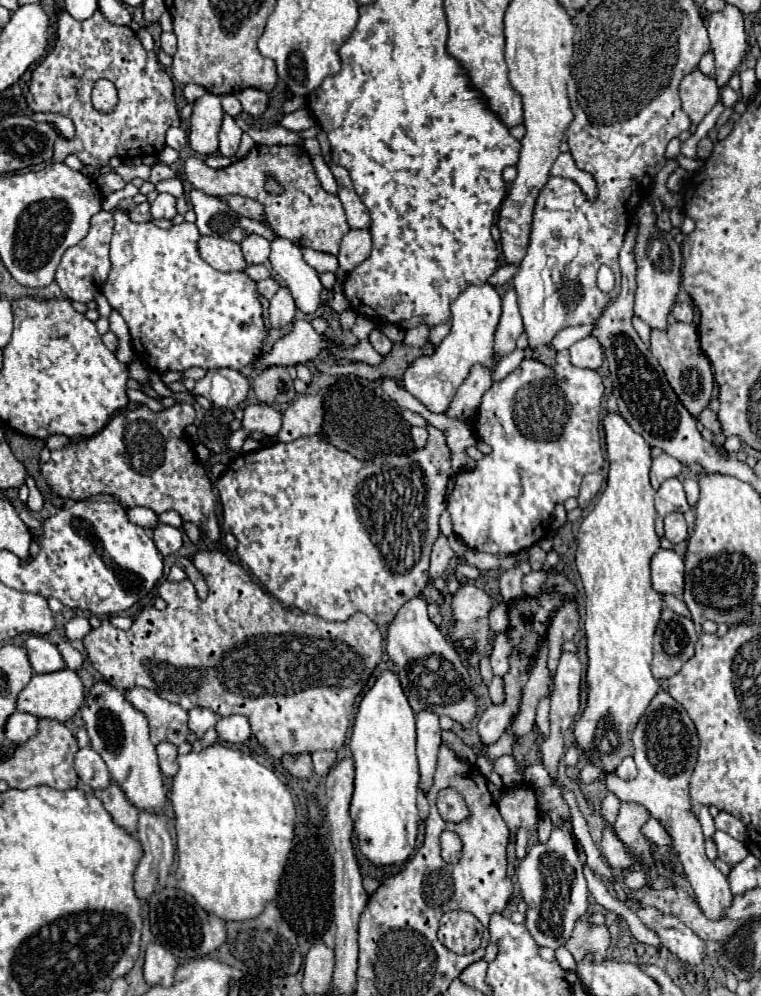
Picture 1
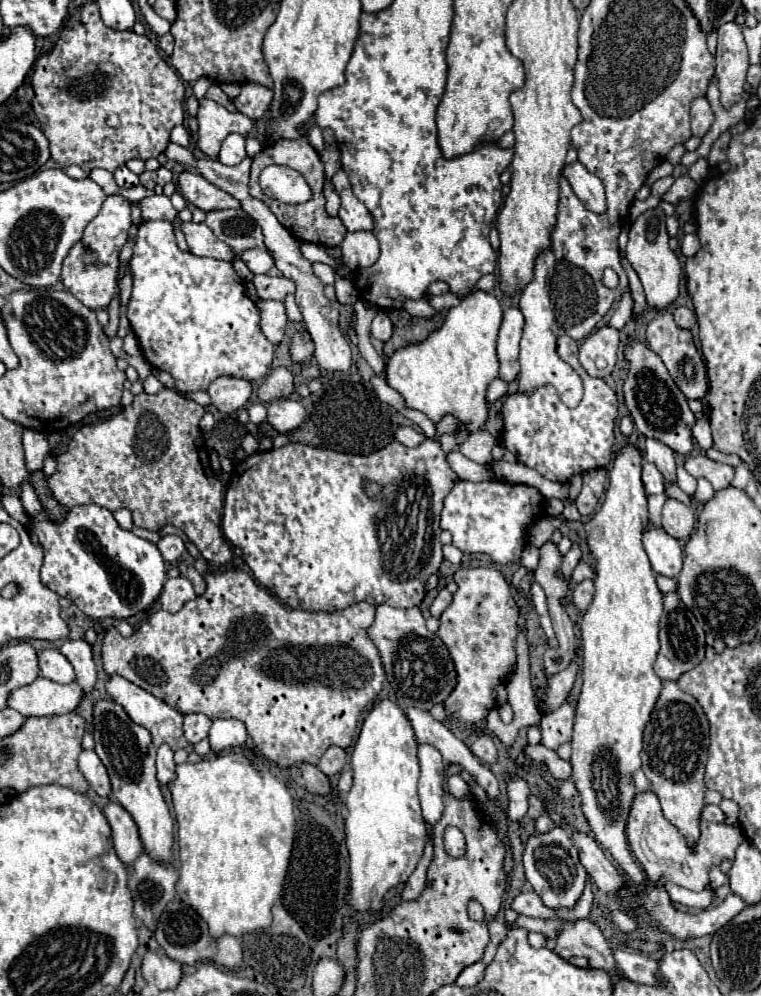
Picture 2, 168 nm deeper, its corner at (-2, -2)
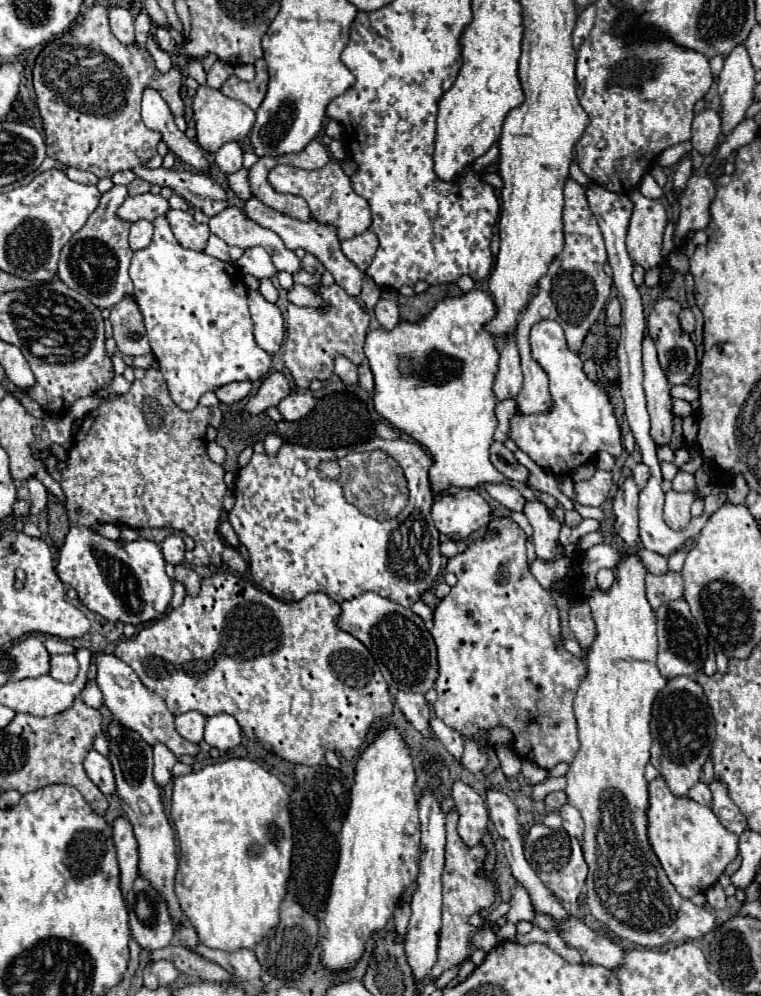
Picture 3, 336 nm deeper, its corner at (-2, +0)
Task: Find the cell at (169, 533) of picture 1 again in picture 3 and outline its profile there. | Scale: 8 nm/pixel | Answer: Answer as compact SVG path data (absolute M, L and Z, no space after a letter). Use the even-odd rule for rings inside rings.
M176 534L166 536L160 546L162 546L162 554L164 554L166 562L170 562L170 564L182 564L184 562L186 546L184 546L184 540L180 536L176 536Z

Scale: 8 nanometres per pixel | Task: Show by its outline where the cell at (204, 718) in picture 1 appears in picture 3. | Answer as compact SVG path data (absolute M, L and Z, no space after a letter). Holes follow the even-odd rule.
M186 712L176 716L178 734L194 744L198 744L204 738L204 724L206 724L206 716L202 716L200 712Z

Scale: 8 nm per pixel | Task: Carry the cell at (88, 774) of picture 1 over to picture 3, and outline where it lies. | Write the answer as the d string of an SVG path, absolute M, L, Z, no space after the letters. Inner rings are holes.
M90 750L84 760L84 770L86 770L88 778L100 788L102 794L106 794L106 796L114 794L114 790L116 790L114 774L112 774L110 760L106 756L98 754L96 750Z

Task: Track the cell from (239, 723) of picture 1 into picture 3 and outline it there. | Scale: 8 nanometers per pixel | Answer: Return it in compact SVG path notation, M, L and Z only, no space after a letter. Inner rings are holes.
M218 714L218 716L210 716L206 720L206 732L204 732L204 740L208 746L216 748L216 750L232 750L242 742L242 728L240 724L228 716L228 714Z

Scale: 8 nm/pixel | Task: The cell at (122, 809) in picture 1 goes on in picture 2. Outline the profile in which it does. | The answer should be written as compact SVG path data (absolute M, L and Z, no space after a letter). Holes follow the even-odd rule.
M108 802L108 806L104 808L104 816L112 828L112 844L114 844L118 858L126 866L132 866L134 858L138 858L138 854L142 854L138 826L134 824L132 816L116 802Z

